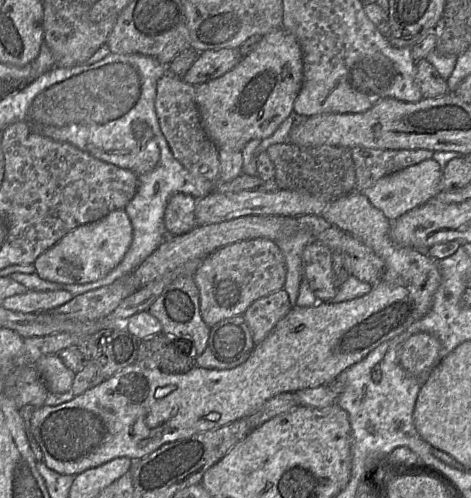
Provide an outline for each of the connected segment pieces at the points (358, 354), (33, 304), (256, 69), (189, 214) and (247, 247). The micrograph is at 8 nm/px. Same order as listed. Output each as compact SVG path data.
M355 190L332 200L322 216L331 225L360 239L384 262L384 272L369 293L338 303L319 301L310 307L294 305L268 336L254 346L247 360L234 368L194 367L186 373L173 374L147 368L136 361L68 402L35 408L30 420L30 435L41 448L42 462L59 474L75 476L114 458L139 460L164 444L245 419L279 393L296 393L327 384L377 346L406 331L429 311L441 283L437 260L424 251L396 245L389 236L391 221L362 192Z
M28 290L24 294L14 295L2 300L1 305L9 310L32 313L52 311L72 300L75 295L67 291L34 291Z
M283 27L263 35L256 47L224 75L195 87L201 124L209 139L219 150L242 151L253 139L270 137L294 112L294 102L303 82L302 50L296 37Z
M175 193L168 200L164 213L168 236L179 236L193 230L196 225L197 199L185 193Z
M265 238L237 241L220 247L202 259L194 281L200 294L200 313L210 328L226 318L243 315L258 298L284 287L286 261L275 241Z

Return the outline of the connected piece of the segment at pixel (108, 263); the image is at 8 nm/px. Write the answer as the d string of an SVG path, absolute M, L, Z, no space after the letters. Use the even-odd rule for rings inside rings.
M124 209L112 211L104 218L81 225L68 232L33 263L42 279L63 284L86 284L105 277L124 258L133 239L131 220Z

